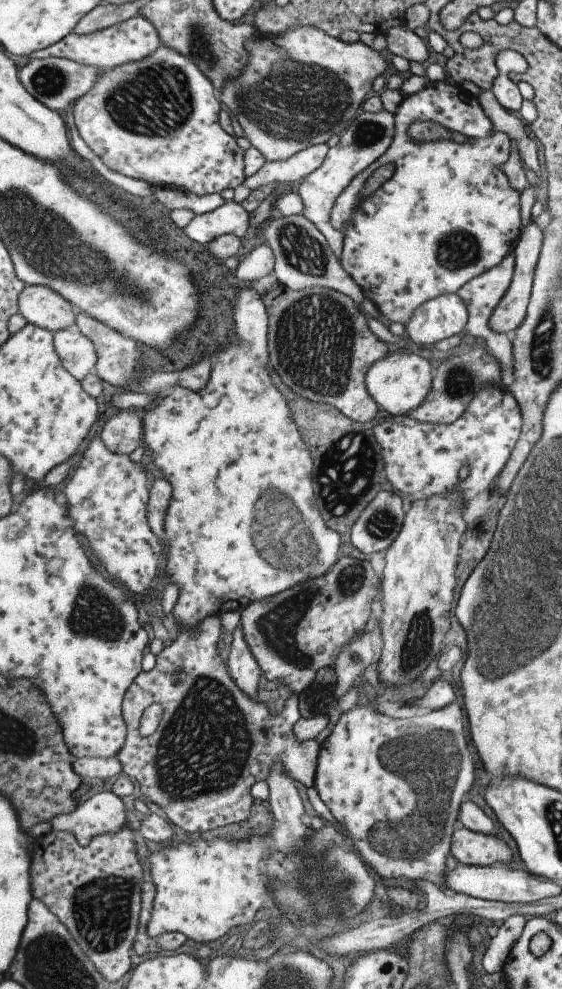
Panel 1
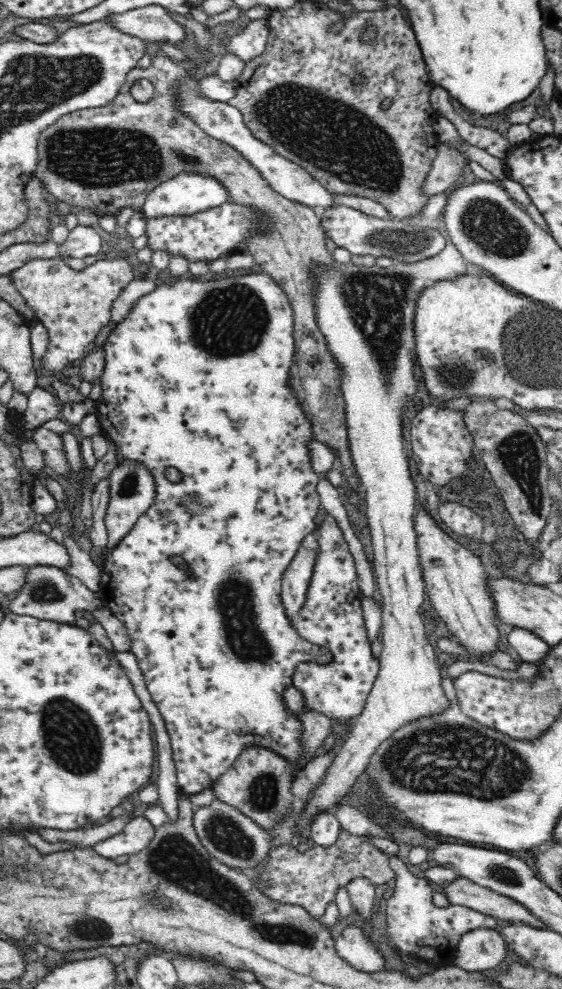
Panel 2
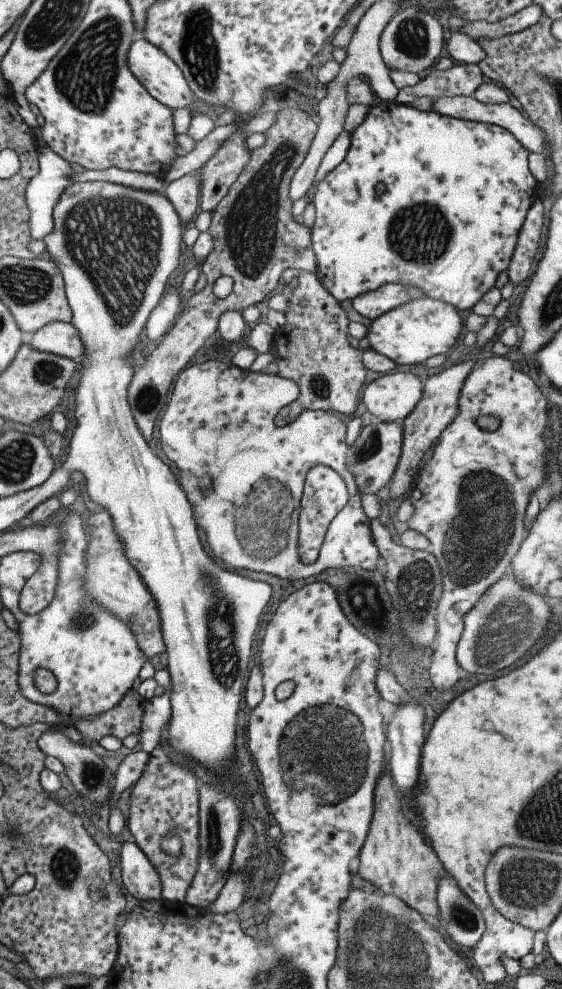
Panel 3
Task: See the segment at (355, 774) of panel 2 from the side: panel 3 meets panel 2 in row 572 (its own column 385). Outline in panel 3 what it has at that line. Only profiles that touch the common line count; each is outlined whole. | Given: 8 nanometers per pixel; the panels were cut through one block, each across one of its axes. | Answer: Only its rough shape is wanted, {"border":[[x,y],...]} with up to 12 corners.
{"border":[[412,373],[369,382],[362,404],[381,423],[403,420],[419,402]]}

